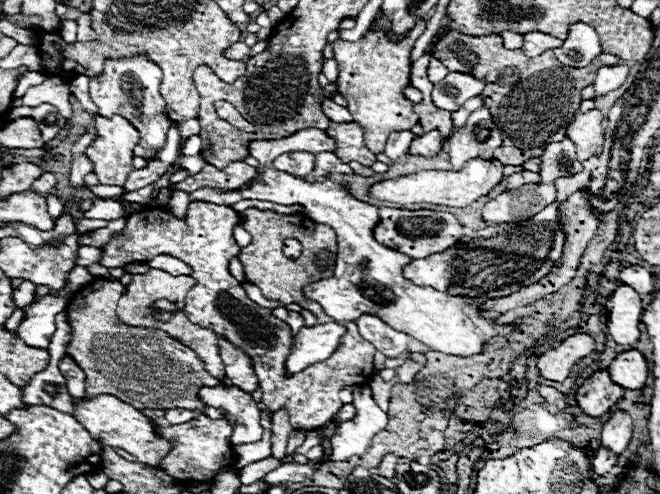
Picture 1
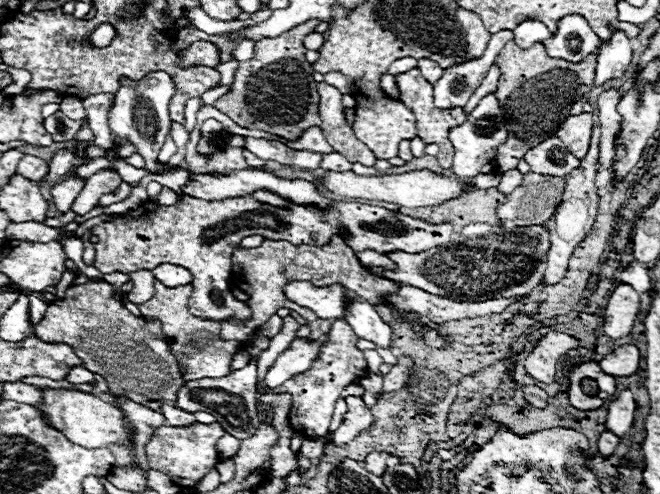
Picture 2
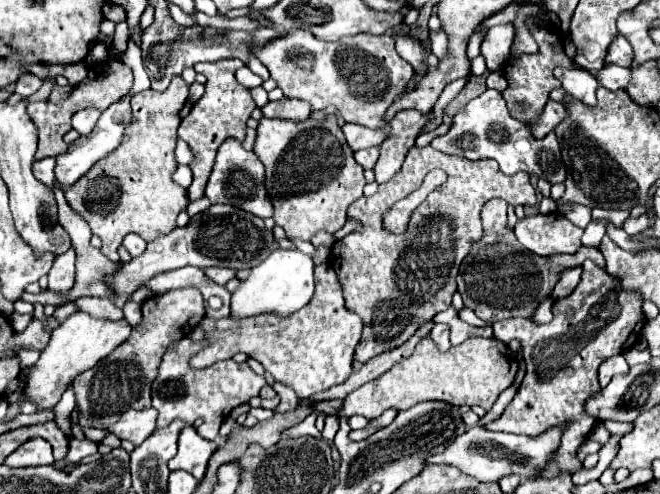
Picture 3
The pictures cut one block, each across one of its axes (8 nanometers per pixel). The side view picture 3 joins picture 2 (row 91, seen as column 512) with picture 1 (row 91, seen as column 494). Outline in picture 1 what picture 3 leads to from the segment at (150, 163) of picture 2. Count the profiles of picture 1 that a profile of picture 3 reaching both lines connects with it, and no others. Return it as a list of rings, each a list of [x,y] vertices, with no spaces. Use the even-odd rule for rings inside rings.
[[[128,58],[128,60],[108,60],[104,72],[90,80],[92,102],[100,108],[100,116],[112,118],[114,114],[124,116],[138,132],[140,146],[158,150],[166,144],[166,130],[172,124],[166,114],[166,102],[160,94],[162,70],[146,62],[146,58]]]

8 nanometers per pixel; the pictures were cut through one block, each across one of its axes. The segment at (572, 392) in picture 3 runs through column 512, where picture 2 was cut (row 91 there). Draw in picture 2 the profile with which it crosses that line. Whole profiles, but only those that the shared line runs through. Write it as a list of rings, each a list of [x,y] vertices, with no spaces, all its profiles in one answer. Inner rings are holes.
[[[412,68],[404,74],[396,74],[396,86],[400,90],[400,102],[416,116],[416,136],[420,136],[426,144],[438,144],[440,146],[440,152],[436,154],[438,158],[438,164],[446,170],[452,168],[452,158],[454,158],[454,148],[448,140],[448,130],[454,128],[454,126],[460,126],[464,124],[466,116],[462,112],[462,108],[448,108],[448,110],[442,110],[442,108],[436,108],[434,106],[434,92],[432,92],[432,84],[428,80],[422,78],[420,70],[418,68]],[[320,82],[318,92],[320,92],[322,130],[328,144],[332,144],[332,150],[346,156],[350,162],[374,166],[378,160],[376,154],[372,154],[370,148],[354,136],[352,126],[346,124],[346,108],[342,106],[340,90],[326,82]]]

